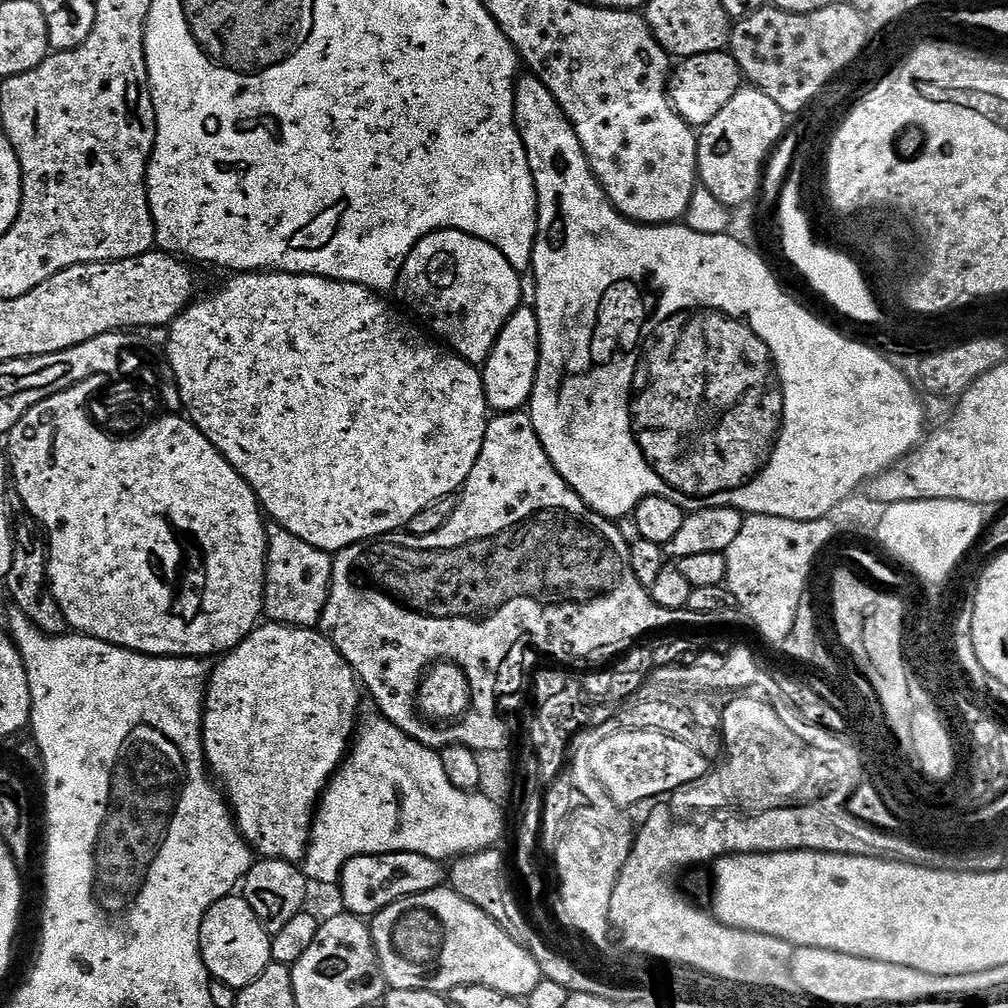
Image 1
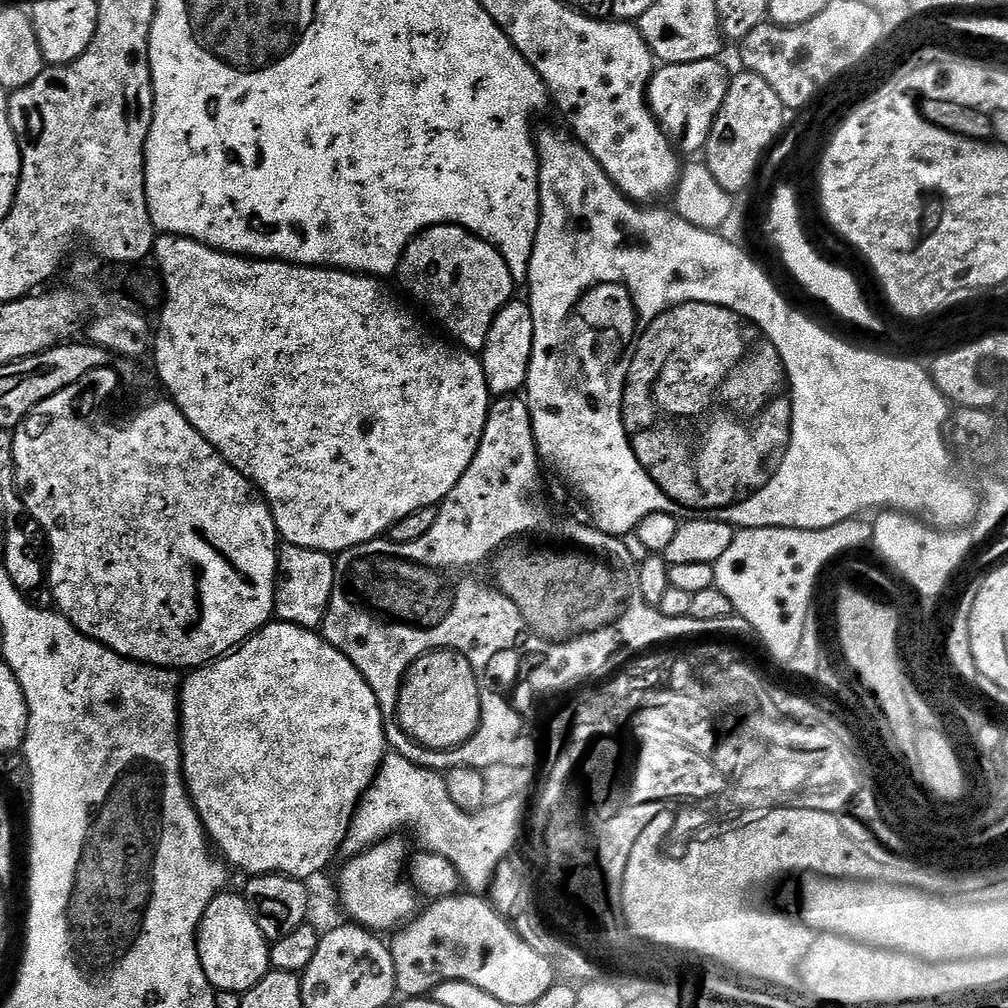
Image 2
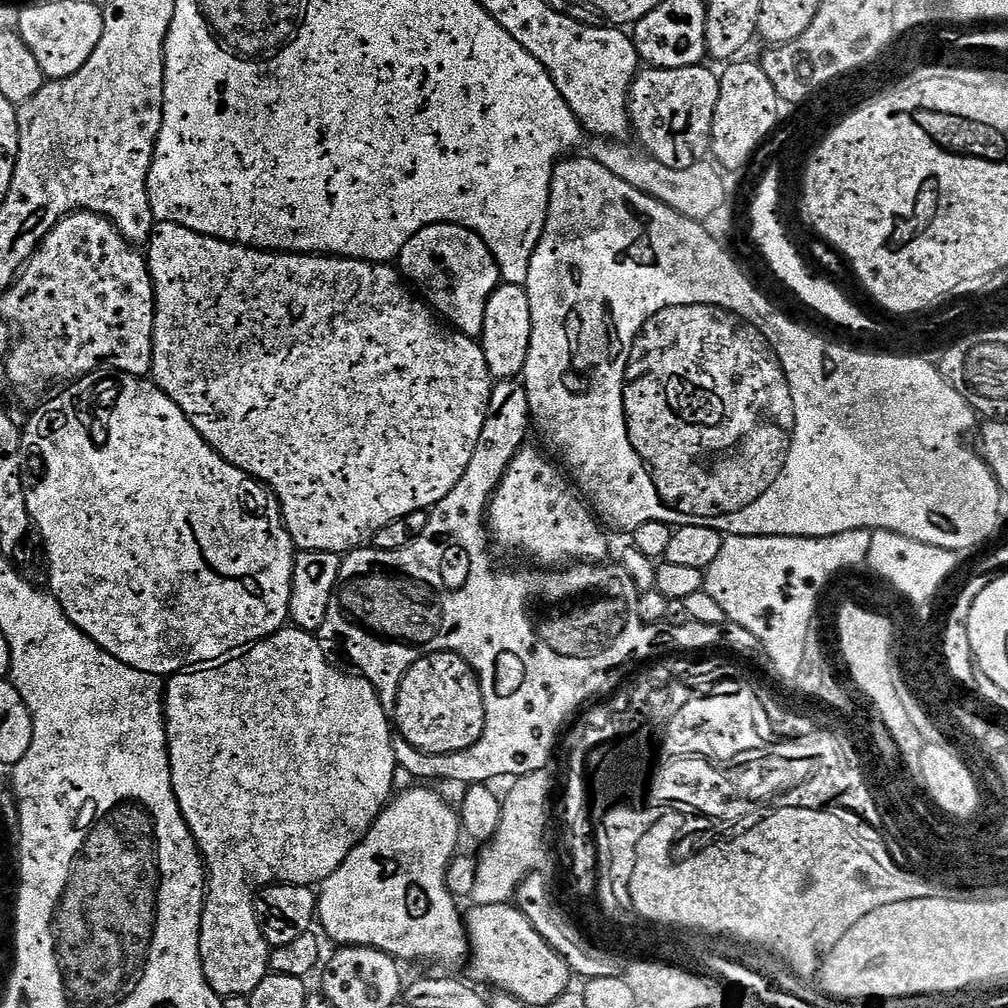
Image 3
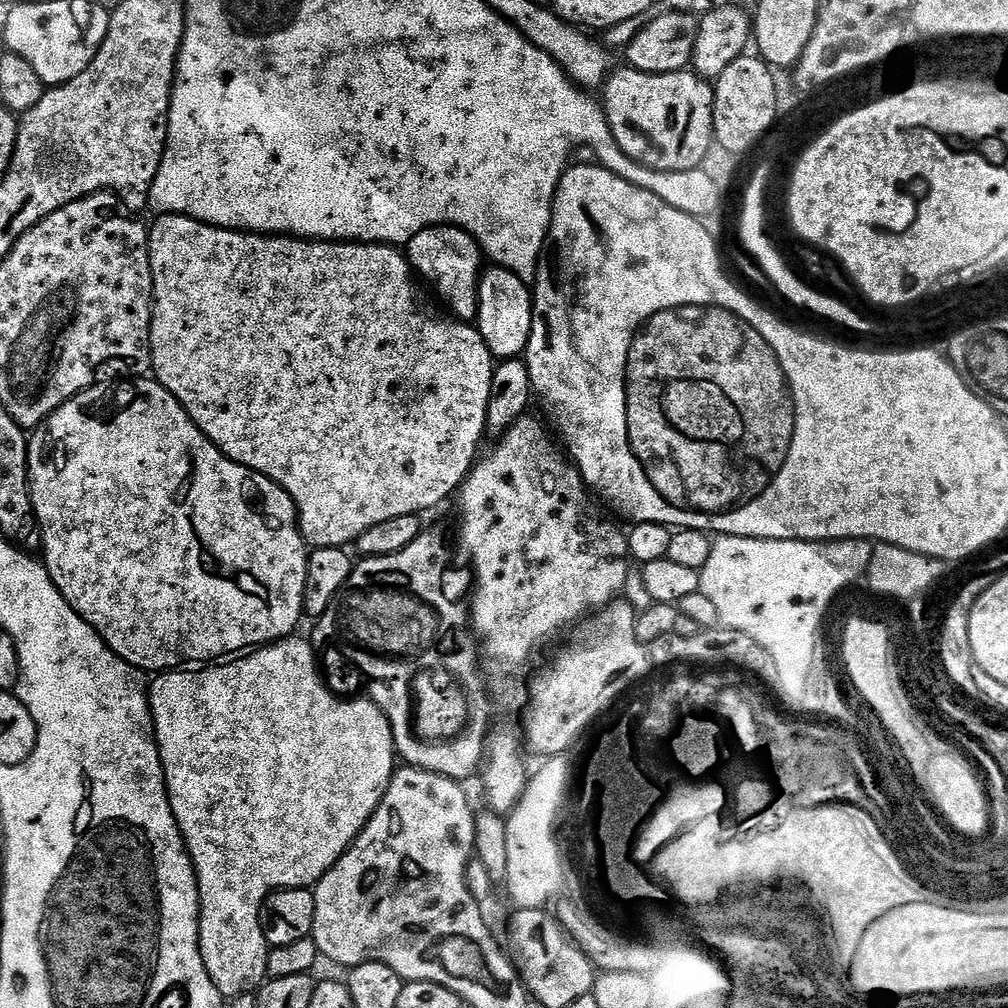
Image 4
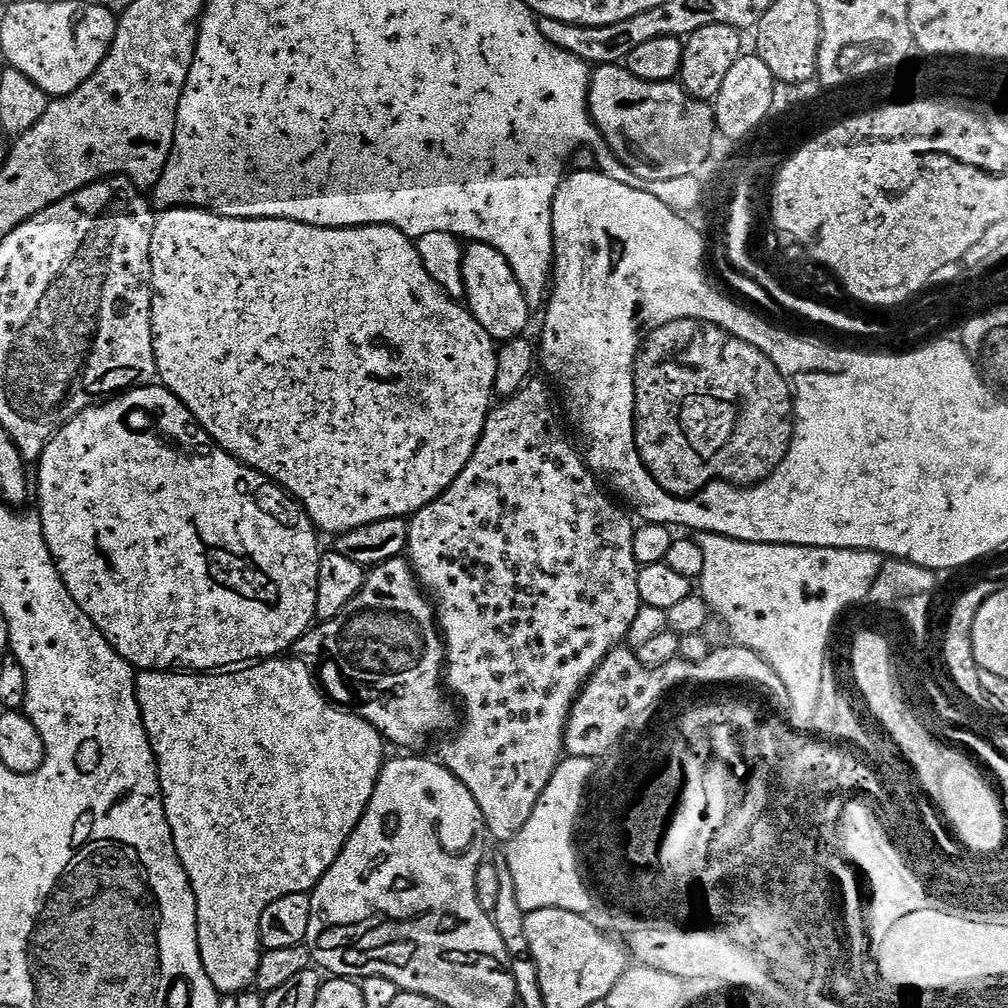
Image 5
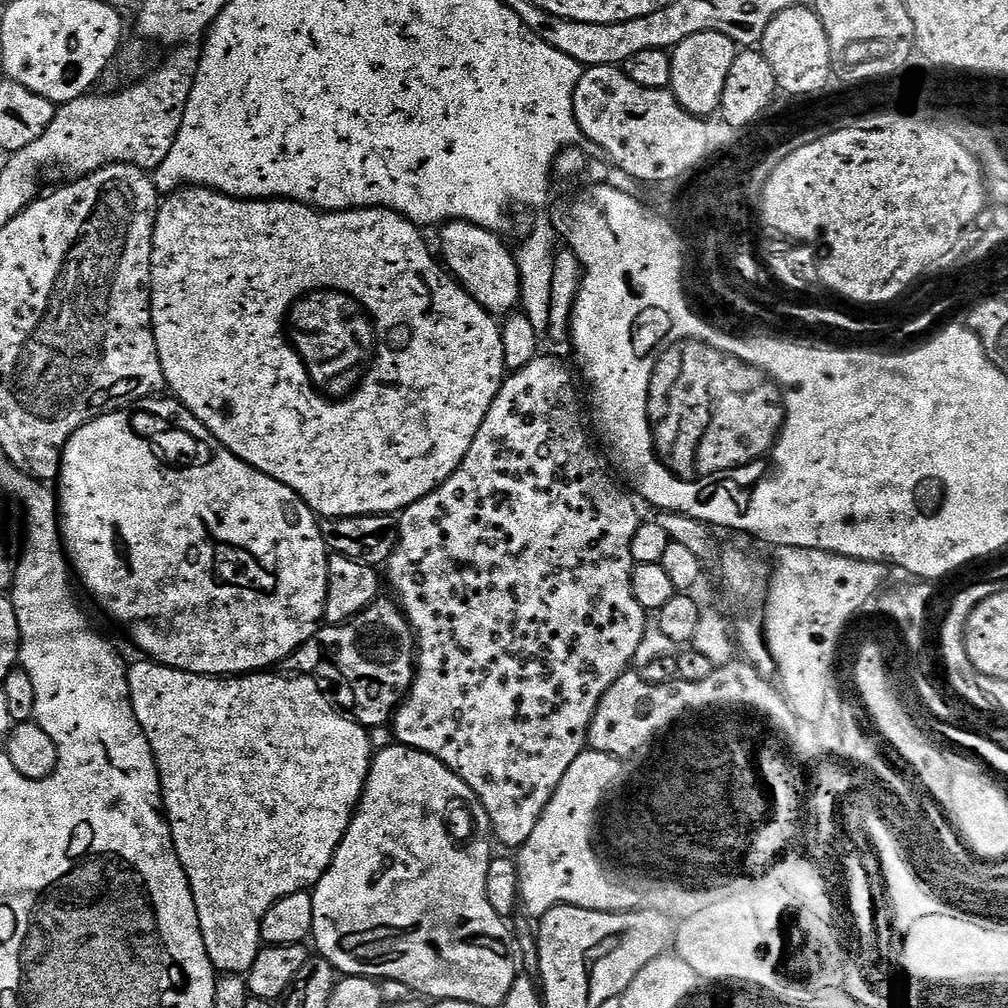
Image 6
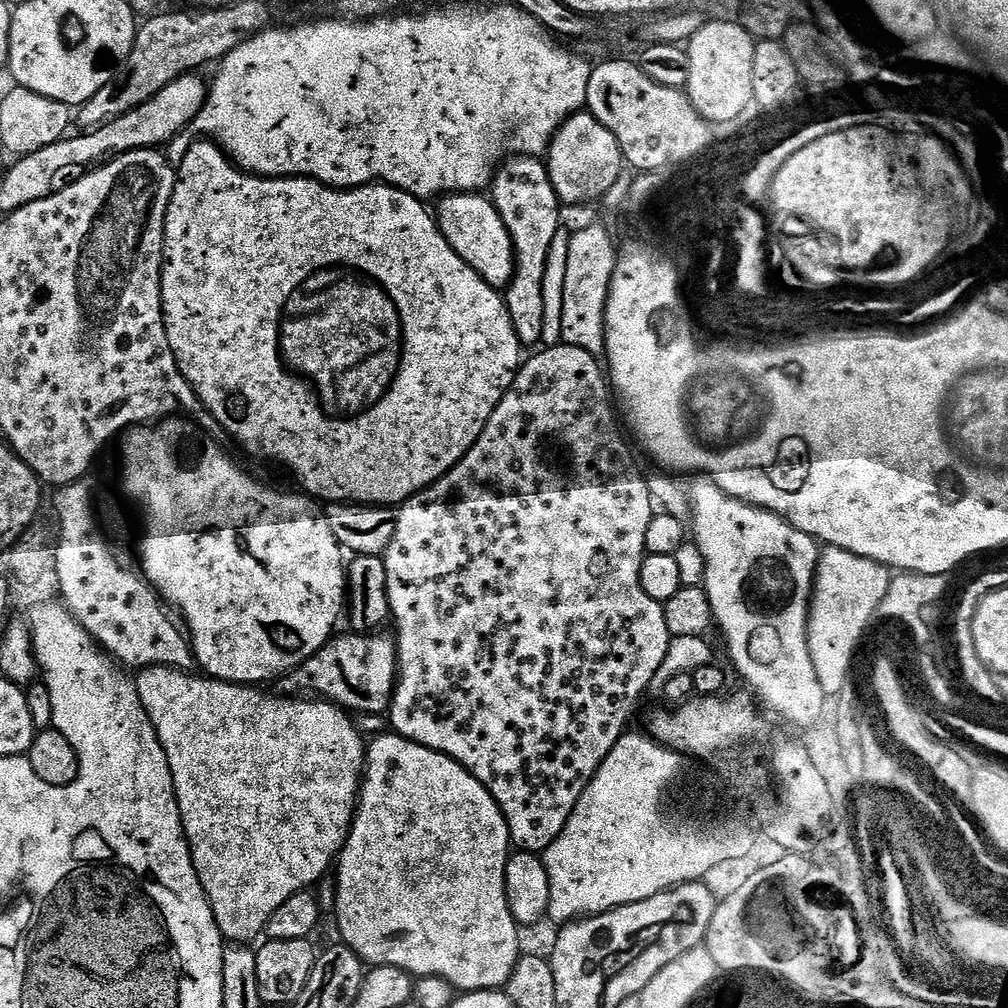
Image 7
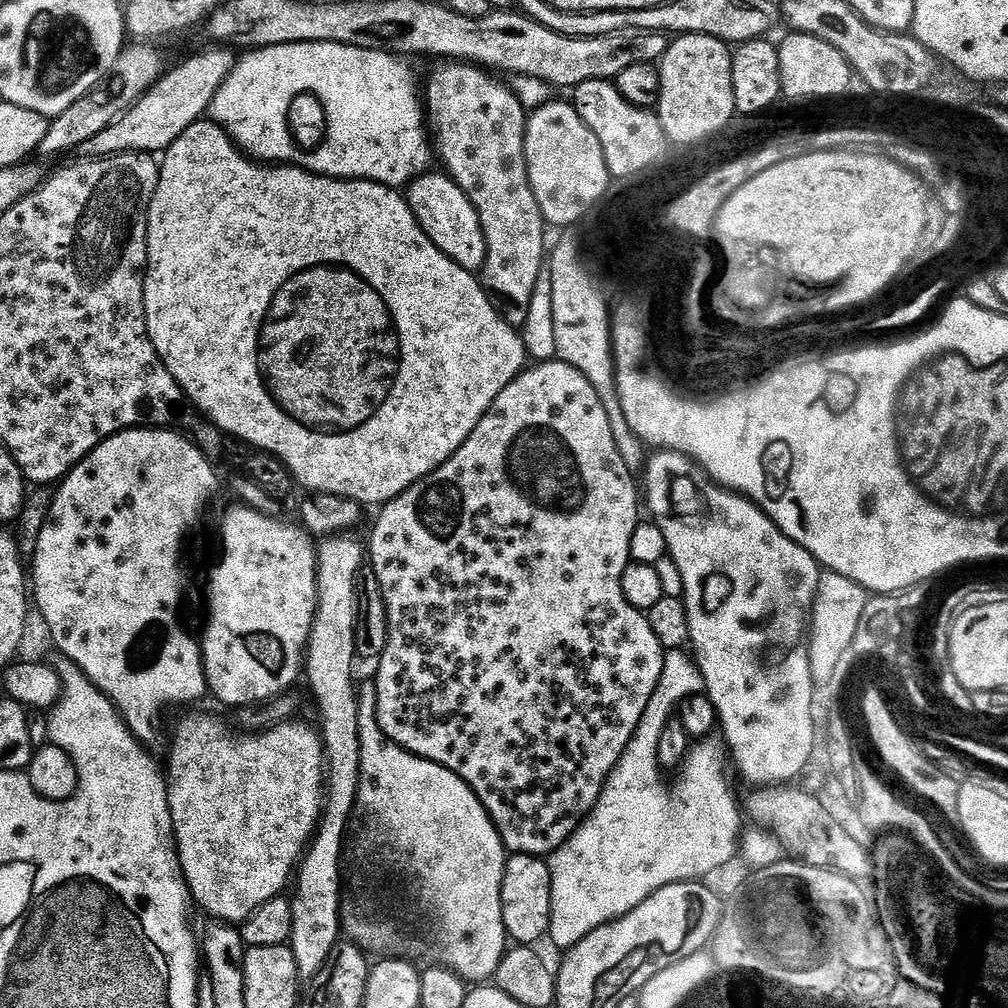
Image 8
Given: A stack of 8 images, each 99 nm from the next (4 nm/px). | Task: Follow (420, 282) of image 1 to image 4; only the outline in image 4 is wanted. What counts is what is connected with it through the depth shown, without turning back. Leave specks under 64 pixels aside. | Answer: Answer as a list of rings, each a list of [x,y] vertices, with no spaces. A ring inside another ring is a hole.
[[[440,224],[437,228],[427,228],[406,245],[408,263],[412,265],[417,273],[420,272],[432,283],[432,288],[448,303],[448,308],[453,317],[465,322],[476,319],[478,308],[478,292],[480,288],[480,277],[482,267],[482,253],[479,244],[470,235],[460,228],[454,228],[451,224]]]

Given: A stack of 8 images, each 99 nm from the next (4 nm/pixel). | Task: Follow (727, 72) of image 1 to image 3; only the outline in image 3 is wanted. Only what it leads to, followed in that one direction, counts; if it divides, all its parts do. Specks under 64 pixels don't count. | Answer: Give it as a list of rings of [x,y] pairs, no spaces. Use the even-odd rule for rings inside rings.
[[[695,64],[689,68],[645,67],[632,81],[628,92],[628,118],[632,121],[632,132],[640,139],[640,144],[651,159],[662,162],[662,166],[685,168],[694,166],[709,155],[712,147],[712,123],[714,106],[718,106],[720,78],[704,64]]]

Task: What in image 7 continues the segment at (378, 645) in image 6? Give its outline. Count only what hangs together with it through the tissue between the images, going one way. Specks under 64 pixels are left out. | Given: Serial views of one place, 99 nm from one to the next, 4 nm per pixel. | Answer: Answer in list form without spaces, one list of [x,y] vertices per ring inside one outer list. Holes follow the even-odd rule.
[[[356,634],[353,640],[348,636],[337,635],[328,641],[319,652],[315,652],[305,664],[300,664],[291,674],[285,674],[275,681],[279,695],[284,698],[292,698],[297,695],[296,684],[300,688],[313,688],[321,692],[321,697],[327,698],[331,703],[339,706],[349,713],[380,715],[387,709],[388,701],[394,687],[394,667],[396,664],[395,645],[391,639],[383,640],[380,634]]]

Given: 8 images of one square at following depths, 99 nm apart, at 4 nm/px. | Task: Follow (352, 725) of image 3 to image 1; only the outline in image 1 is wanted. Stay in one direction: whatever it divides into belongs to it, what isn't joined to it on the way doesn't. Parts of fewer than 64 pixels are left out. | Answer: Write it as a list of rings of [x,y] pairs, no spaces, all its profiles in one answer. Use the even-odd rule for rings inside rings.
[[[275,622],[257,626],[237,648],[219,657],[220,665],[211,669],[206,681],[204,719],[198,729],[204,747],[206,767],[218,781],[219,787],[226,793],[226,800],[233,813],[237,831],[249,847],[257,850],[257,853],[265,859],[288,860],[292,863],[297,863],[303,859],[307,852],[317,804],[328,781],[336,775],[340,765],[349,755],[350,741],[354,736],[352,723],[356,720],[356,688],[358,689],[356,674],[351,666],[344,661],[342,654],[328,641],[328,637],[323,634],[315,636],[316,634],[310,628],[293,628],[287,624]],[[239,895],[227,896],[210,906],[200,927],[200,957],[209,977],[231,990],[250,986],[272,963],[272,936],[261,932],[260,923],[249,914],[248,905]]]

